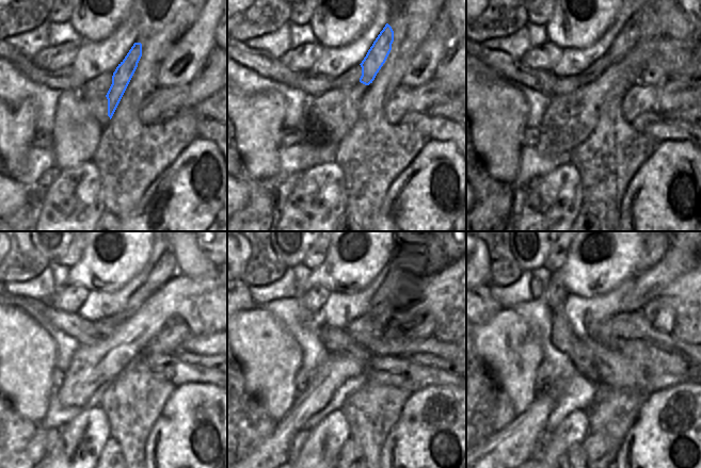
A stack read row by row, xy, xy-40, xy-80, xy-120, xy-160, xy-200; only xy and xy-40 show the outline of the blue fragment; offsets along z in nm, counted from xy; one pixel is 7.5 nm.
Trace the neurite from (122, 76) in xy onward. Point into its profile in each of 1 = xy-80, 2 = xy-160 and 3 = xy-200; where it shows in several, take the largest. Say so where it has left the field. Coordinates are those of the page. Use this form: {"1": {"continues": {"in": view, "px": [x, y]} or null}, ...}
{"1": {"continues": {"in": "xy-80", "px": [643, 22]}}, "2": {"continues": {"in": "xy-160", "px": [409, 260]}}, "3": {"continues": {"in": "xy-200", "px": [653, 253]}}}

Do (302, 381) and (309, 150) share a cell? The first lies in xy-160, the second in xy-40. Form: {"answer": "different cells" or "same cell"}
{"answer": "different cells"}

